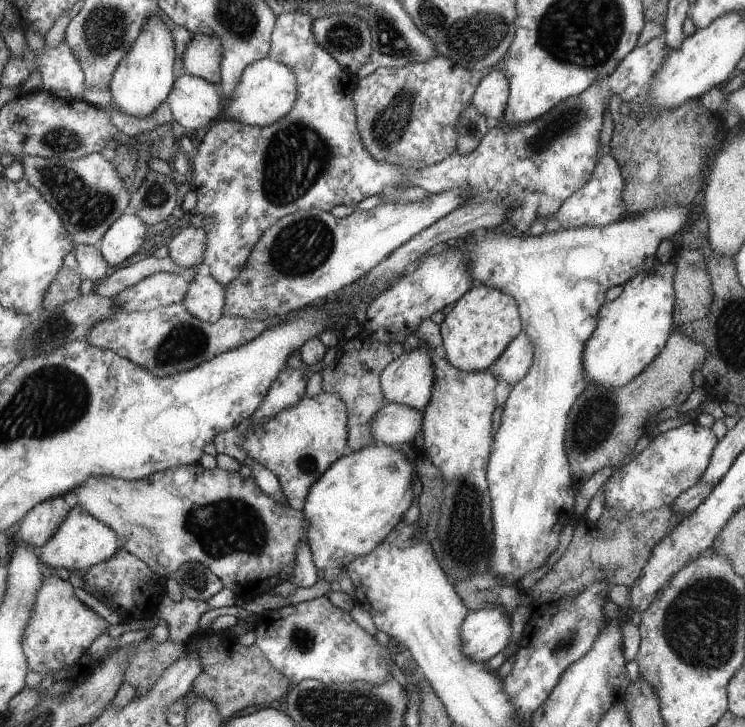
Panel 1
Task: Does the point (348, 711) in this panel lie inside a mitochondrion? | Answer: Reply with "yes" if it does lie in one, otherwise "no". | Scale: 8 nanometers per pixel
yes

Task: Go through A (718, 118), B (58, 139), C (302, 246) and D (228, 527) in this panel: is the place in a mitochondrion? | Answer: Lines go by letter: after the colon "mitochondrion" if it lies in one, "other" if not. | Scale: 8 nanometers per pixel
A: other
B: mitochondrion
C: mitochondrion
D: mitochondrion

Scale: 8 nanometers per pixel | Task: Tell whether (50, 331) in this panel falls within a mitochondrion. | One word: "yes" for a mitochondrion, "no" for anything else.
yes

